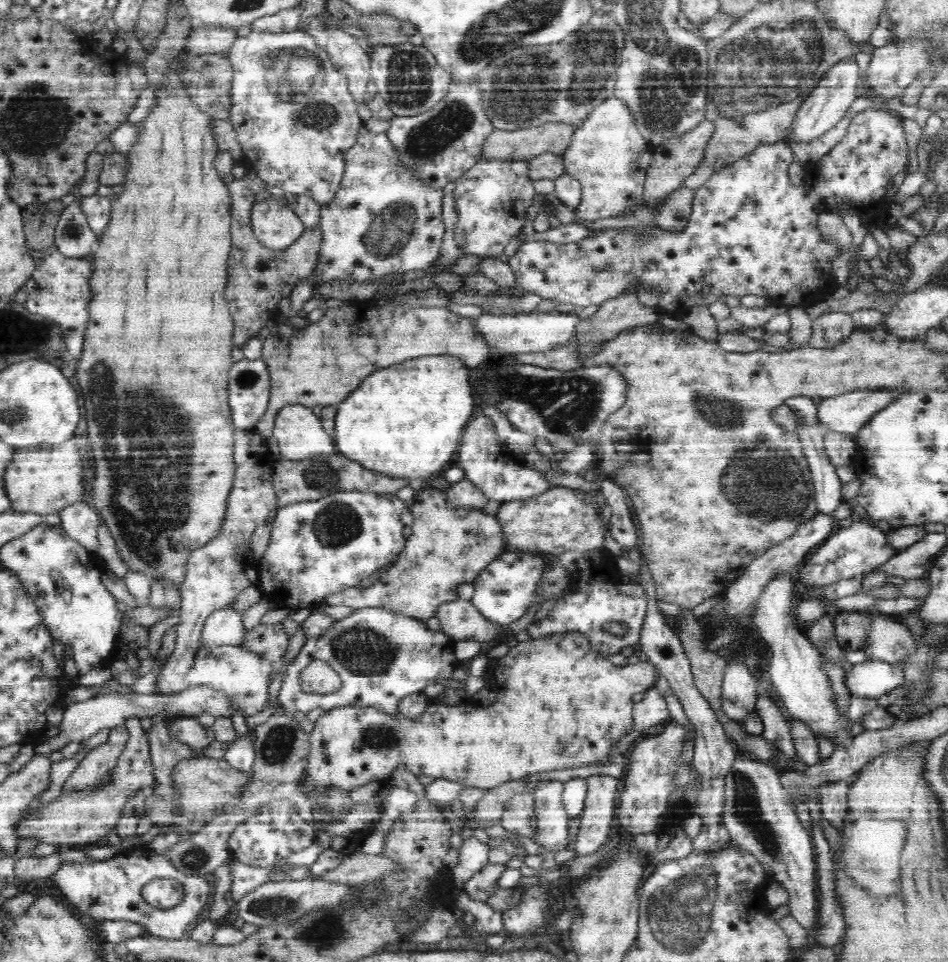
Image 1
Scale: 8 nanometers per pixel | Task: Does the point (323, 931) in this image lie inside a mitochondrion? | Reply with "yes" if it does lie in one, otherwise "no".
yes

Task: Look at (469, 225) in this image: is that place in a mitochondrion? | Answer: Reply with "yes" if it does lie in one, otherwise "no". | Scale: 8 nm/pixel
no

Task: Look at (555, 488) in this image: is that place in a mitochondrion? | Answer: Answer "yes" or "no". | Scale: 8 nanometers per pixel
no

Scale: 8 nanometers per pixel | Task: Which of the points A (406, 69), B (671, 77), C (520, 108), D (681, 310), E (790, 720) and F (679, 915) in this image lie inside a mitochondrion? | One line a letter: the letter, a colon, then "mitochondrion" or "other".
A: mitochondrion
B: mitochondrion
C: mitochondrion
D: other
E: other
F: mitochondrion

